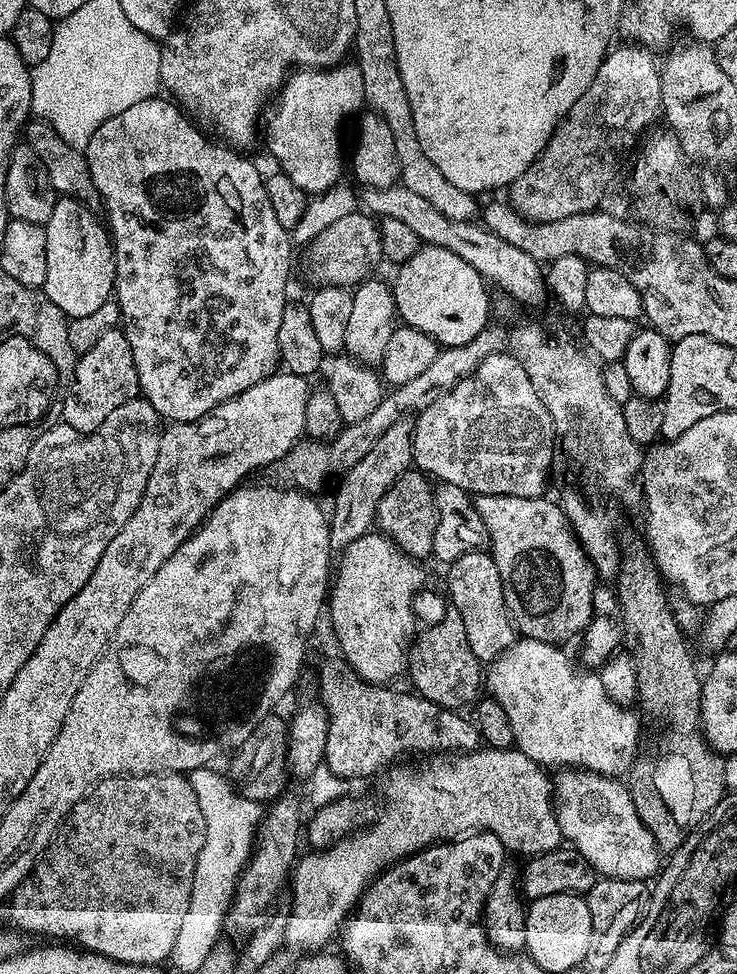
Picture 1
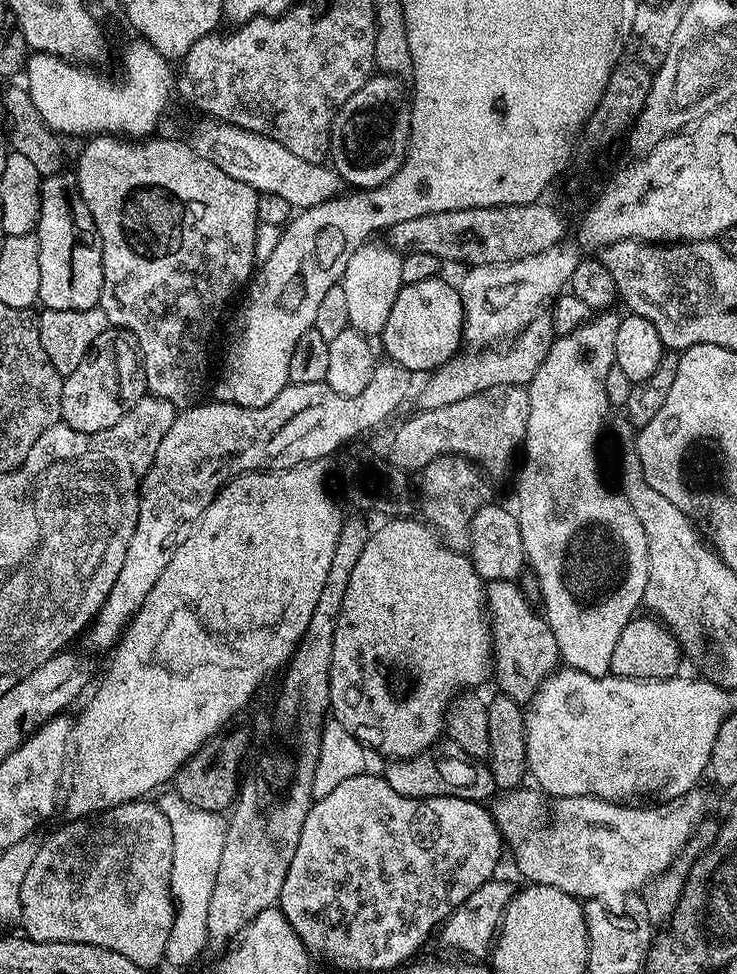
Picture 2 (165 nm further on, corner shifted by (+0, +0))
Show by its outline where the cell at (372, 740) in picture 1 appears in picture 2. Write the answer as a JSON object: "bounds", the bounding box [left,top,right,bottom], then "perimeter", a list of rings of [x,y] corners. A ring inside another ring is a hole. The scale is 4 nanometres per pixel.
{"bounds":[386,754,497,801],"perimeter":[[[421,754],[413,756],[411,760],[397,759],[386,771],[386,779],[398,794],[406,798],[426,798],[427,796],[453,796],[454,798],[466,798],[467,800],[487,801],[491,792],[497,791],[492,773],[483,763],[463,755],[456,756],[432,756],[433,754]]]}

